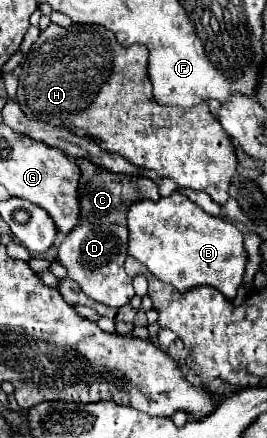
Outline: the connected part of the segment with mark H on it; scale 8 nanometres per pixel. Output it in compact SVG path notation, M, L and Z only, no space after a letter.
M52 23L40 33L22 63L16 99L26 117L66 127L68 131L82 131L84 137L98 141L104 151L118 153L138 167L154 169L162 177L172 177L180 187L206 191L216 203L222 205L228 199L228 187L238 167L230 137L224 133L206 103L200 103L196 109L172 109L158 105L152 97L146 67L148 49L144 45L120 47L116 37L112 37L106 27L76 23L70 27L60 27Z

